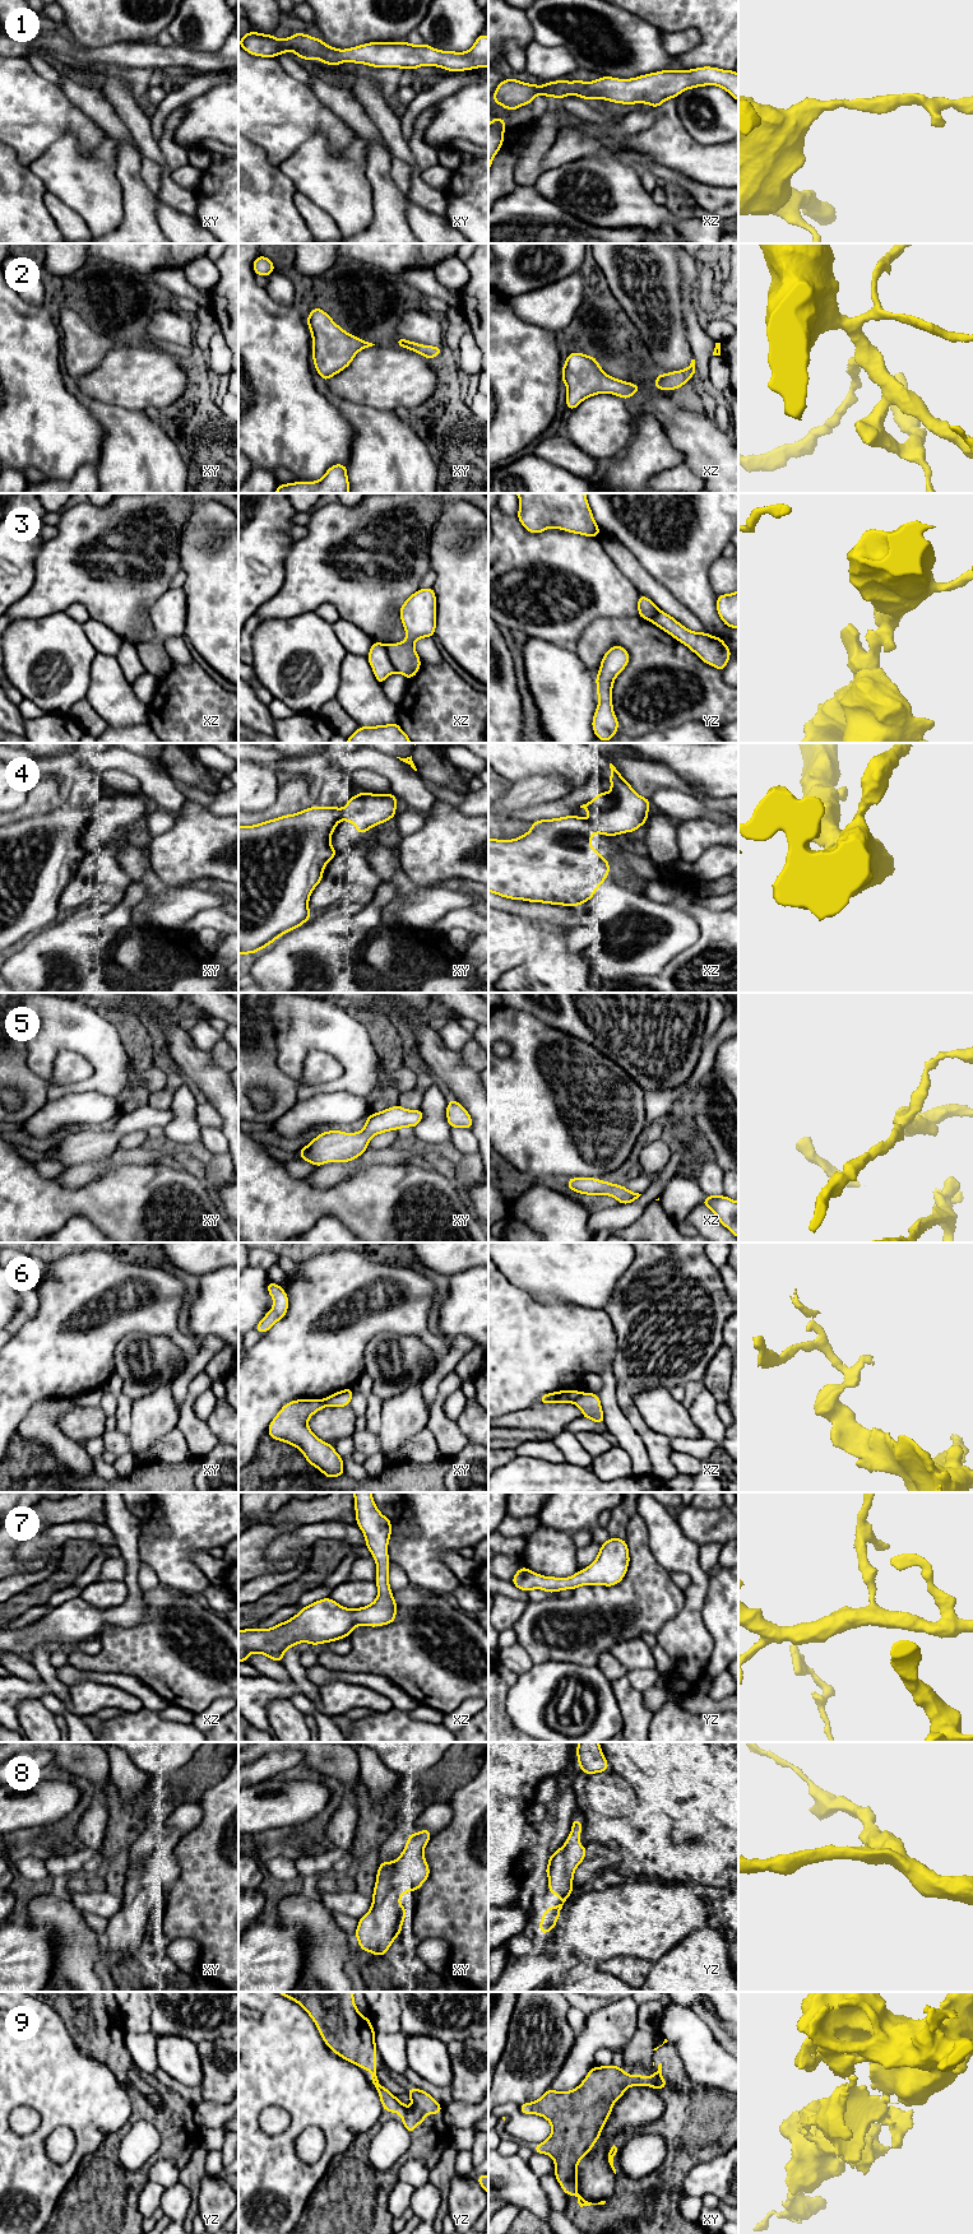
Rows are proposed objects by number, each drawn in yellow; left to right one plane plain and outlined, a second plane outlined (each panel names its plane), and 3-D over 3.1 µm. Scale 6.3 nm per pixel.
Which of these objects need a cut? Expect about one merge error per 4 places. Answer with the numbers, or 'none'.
3, 6

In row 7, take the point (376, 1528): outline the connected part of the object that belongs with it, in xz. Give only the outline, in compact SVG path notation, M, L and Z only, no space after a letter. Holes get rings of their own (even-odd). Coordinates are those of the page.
M353 1492L356 1522L361 1528L366 1547L370 1550L377 1567L375 1583L379 1589L376 1599L365 1607L349 1610L329 1597L319 1599L312 1604L305 1606L301 1611L291 1617L288 1621L283 1621L270 1629L244 1629L238 1631L238 1662L247 1663L247 1657L251 1653L264 1654L272 1661L282 1663L283 1654L288 1648L297 1645L298 1643L309 1643L310 1645L319 1645L324 1643L332 1643L349 1636L355 1627L358 1625L377 1627L389 1625L395 1621L398 1606L391 1594L389 1585L389 1555L388 1543L391 1536L391 1520L384 1517L377 1509L371 1492Z

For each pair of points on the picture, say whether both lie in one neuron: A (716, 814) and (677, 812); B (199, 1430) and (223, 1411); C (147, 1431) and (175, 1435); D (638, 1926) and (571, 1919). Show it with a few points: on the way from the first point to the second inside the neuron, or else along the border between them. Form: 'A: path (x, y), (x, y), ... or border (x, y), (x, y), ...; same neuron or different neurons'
A: path (707, 812), (686, 812); same neuron
B: border (204, 1421), (219, 1441); different neurons
C: border (175, 1426), (158, 1436), (142, 1452); different neurons
D: path (621, 1922), (591, 1922), (588, 1919); same neuron

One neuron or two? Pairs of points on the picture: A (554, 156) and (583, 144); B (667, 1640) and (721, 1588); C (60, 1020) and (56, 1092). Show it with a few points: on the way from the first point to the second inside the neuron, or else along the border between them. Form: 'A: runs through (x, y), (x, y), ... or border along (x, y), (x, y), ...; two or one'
A: runs through (561, 153), (570, 145), (575, 145); one
B: border along (708, 1578), (702, 1621), (710, 1635); two
C: runs through (84, 1044), (97, 1057), (97, 1074), (80, 1086); one

